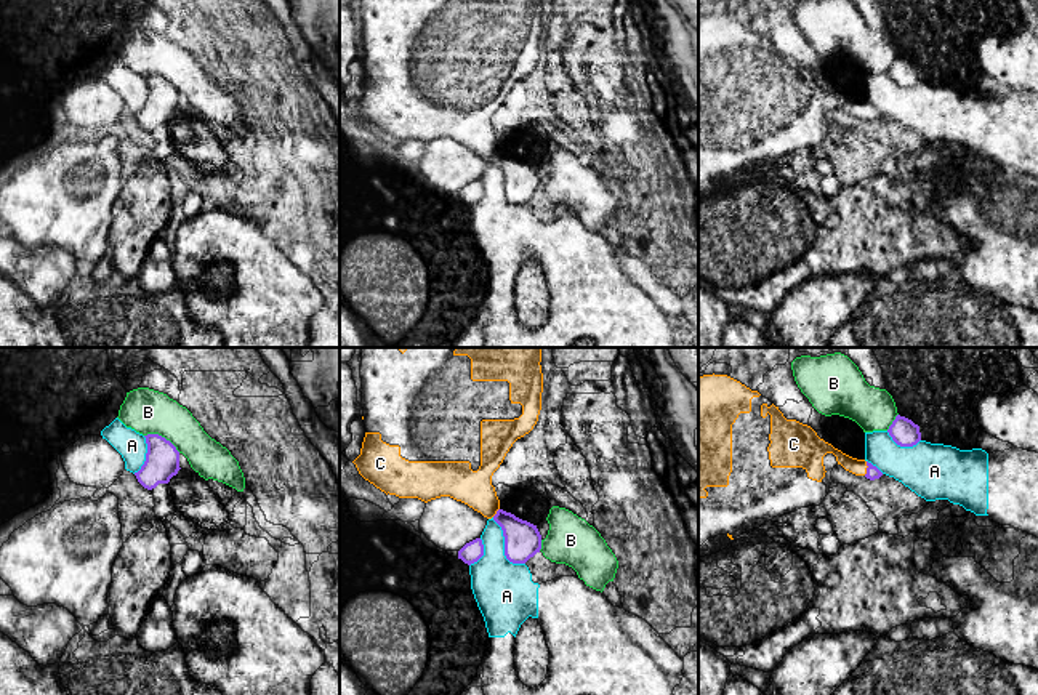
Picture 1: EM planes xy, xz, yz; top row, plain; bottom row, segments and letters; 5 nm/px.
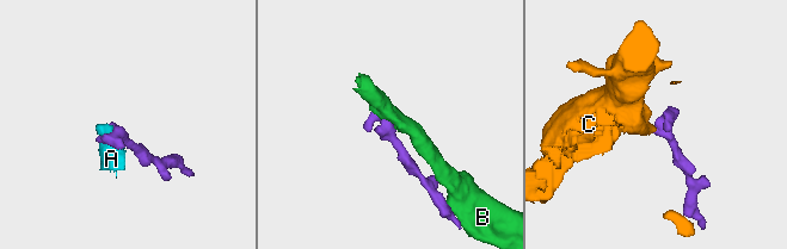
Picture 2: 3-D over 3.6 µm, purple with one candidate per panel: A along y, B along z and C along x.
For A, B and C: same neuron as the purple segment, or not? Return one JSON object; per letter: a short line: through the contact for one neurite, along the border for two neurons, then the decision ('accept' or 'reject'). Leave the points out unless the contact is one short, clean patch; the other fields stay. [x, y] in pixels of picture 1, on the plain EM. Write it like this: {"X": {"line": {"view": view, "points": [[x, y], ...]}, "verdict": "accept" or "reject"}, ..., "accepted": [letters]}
{"A": {"line": {"view": "xz", "points": [[492, 159], [502, 172], [503, 196], [513, 204], [524, 205]]}, "verdict": "reject"}, "B": {"line": {"view": "xy", "points": [[144, 76], [160, 76], [180, 93]]}, "verdict": "reject"}, "C": {"line": {"view": "yz", "points": [[873, 114], [867, 109], [825, 92], [817, 112]]}, "verdict": "accept"}, "accepted": ["C"]}

